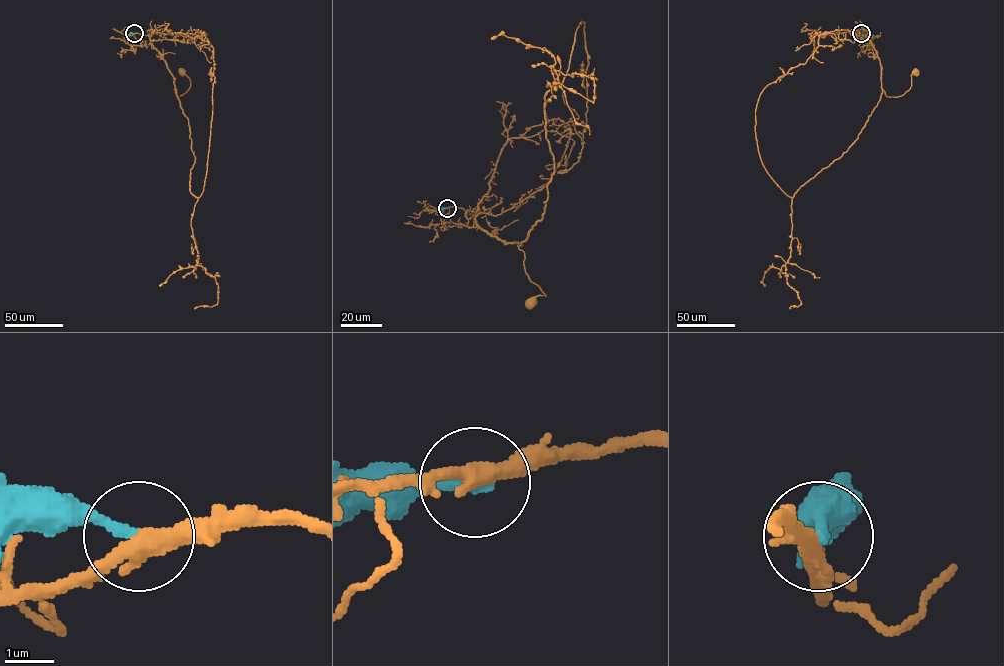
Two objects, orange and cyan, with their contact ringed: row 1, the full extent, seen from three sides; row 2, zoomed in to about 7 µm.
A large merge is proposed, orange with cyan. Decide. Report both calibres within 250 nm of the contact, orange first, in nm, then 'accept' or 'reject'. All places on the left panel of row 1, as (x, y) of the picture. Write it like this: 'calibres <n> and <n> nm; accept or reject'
calibres 360 and 280 nm; reject

